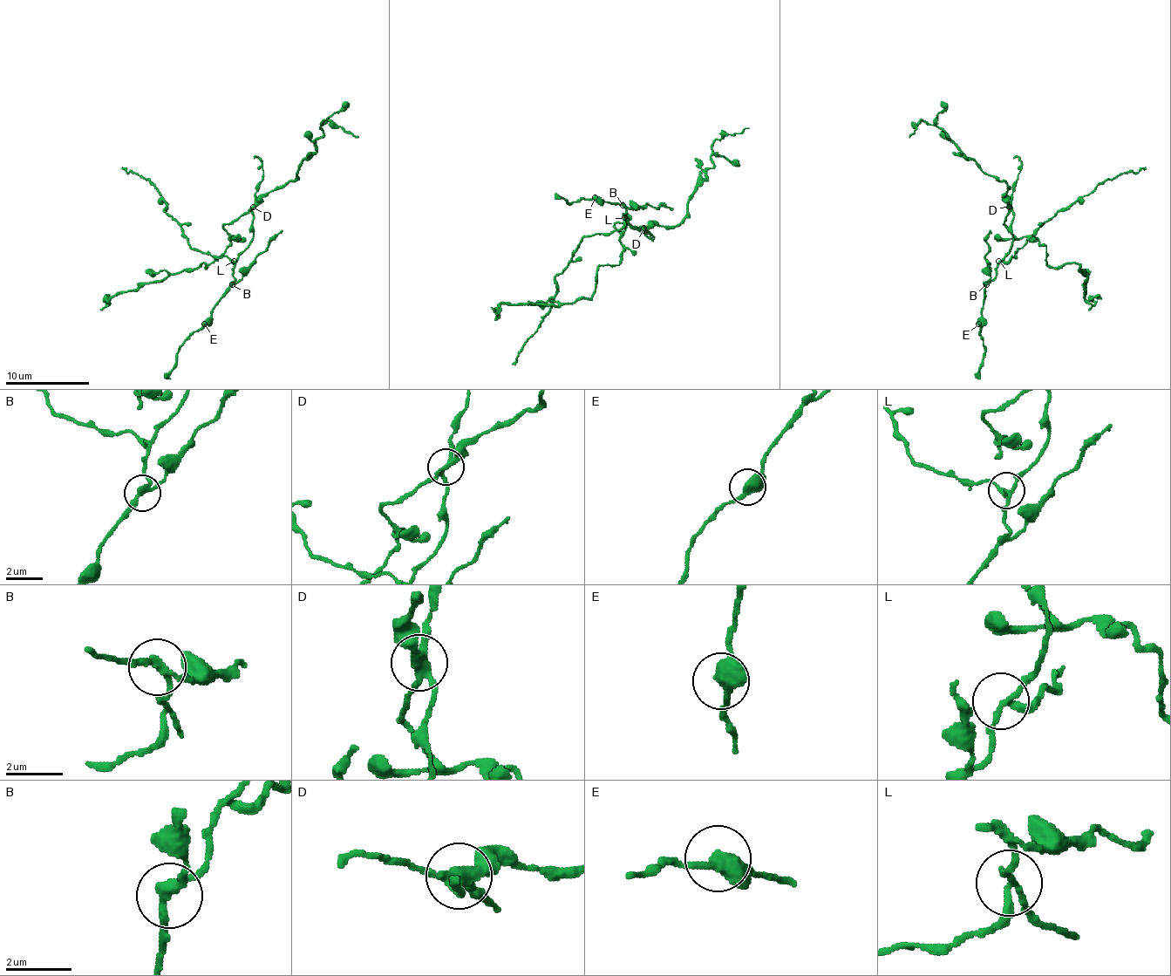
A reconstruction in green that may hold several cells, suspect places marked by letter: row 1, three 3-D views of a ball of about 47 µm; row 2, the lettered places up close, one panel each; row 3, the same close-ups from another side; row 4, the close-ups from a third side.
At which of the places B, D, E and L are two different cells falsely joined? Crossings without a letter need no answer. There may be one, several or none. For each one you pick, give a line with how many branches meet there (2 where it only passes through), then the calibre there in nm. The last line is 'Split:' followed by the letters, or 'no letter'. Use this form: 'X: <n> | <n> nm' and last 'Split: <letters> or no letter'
D: 4 | 280 nm
L: 3 | 170 nm
Split: D, L

